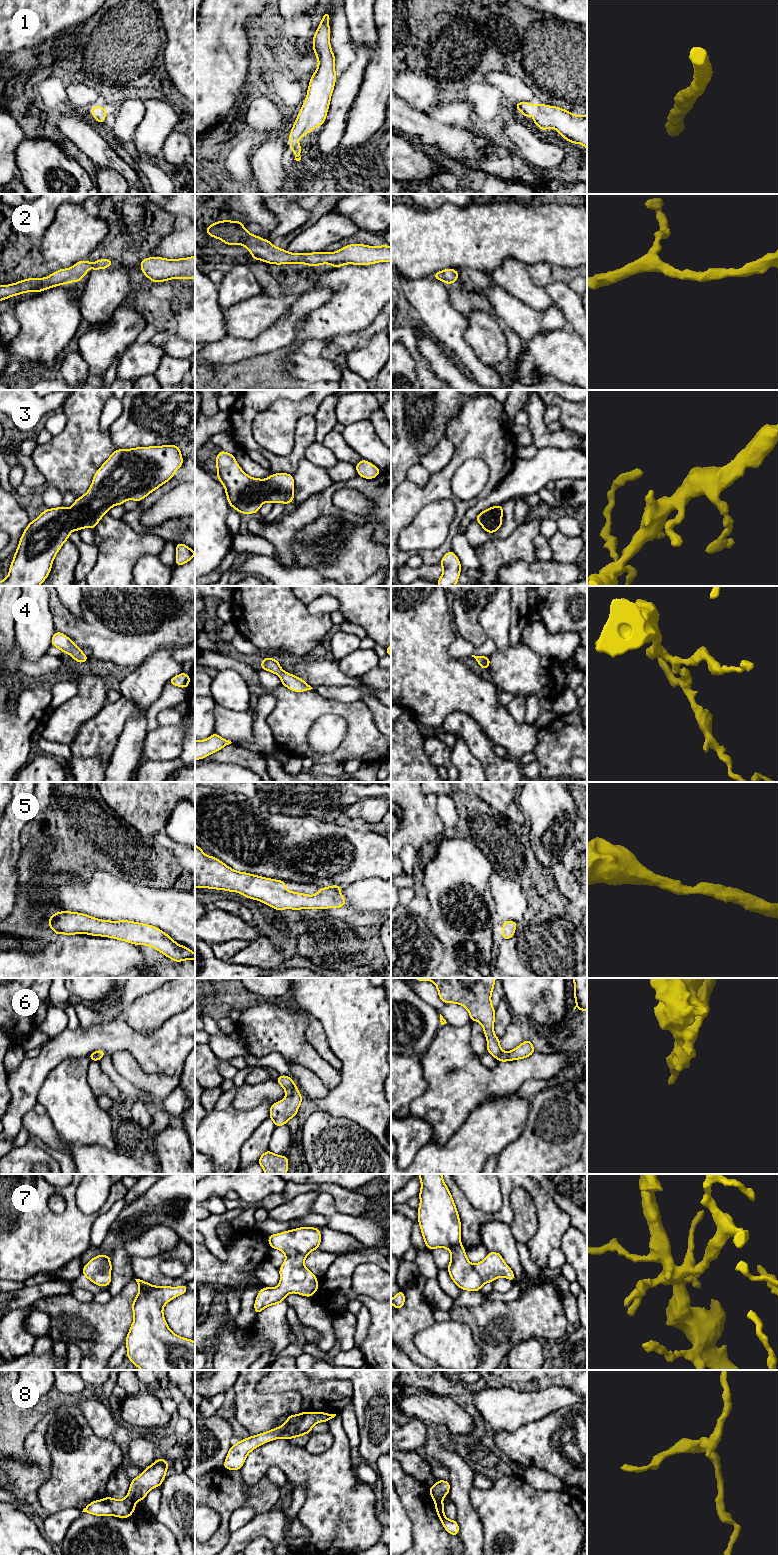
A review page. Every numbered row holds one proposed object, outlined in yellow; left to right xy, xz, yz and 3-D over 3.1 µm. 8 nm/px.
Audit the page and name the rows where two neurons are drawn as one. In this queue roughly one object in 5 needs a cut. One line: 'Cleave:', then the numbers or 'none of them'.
Cleave: 8

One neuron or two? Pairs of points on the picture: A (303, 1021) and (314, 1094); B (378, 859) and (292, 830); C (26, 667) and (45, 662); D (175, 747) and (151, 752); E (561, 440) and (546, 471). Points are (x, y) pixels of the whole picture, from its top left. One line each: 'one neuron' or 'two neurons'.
A: two neurons
B: one neuron
C: one neuron
D: one neuron
E: two neurons

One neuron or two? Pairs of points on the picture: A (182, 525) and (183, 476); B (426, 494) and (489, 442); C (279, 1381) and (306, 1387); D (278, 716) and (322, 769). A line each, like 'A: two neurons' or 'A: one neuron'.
A: one neuron
B: one neuron
C: one neuron
D: two neurons

